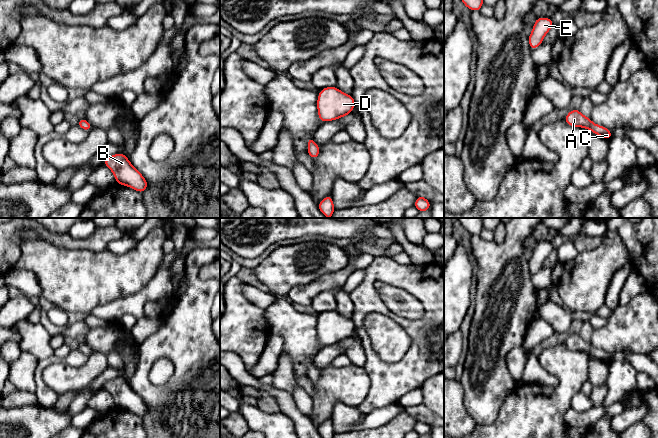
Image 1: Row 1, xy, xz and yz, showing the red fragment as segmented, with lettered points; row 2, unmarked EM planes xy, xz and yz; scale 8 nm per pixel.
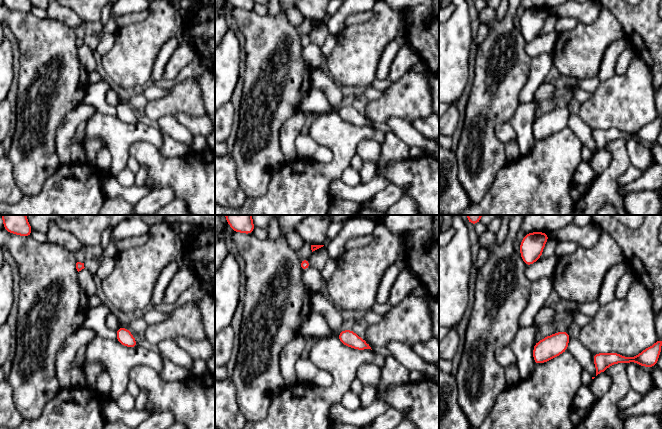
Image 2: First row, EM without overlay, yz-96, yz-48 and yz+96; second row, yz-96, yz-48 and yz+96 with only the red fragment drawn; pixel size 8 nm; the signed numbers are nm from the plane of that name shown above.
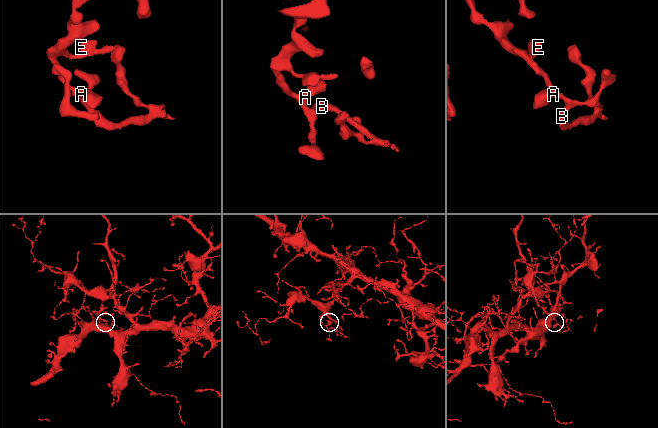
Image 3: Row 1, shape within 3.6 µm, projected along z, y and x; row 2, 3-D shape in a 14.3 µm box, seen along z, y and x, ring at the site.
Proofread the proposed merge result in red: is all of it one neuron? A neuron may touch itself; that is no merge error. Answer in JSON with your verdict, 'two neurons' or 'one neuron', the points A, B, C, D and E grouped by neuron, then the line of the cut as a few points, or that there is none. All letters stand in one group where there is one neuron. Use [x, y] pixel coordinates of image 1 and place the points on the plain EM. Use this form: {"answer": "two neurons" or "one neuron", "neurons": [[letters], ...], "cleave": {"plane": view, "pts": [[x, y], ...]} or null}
{"answer": "one neuron", "neurons": [["A", "B", "C", "D", "E"]], "cleave": null}

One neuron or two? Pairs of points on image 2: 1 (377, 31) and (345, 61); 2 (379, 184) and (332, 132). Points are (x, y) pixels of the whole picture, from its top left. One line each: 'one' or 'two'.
1: one
2: two

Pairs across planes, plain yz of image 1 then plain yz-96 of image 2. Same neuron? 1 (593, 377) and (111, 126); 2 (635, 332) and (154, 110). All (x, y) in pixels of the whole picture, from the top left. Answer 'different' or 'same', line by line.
1: different
2: same

